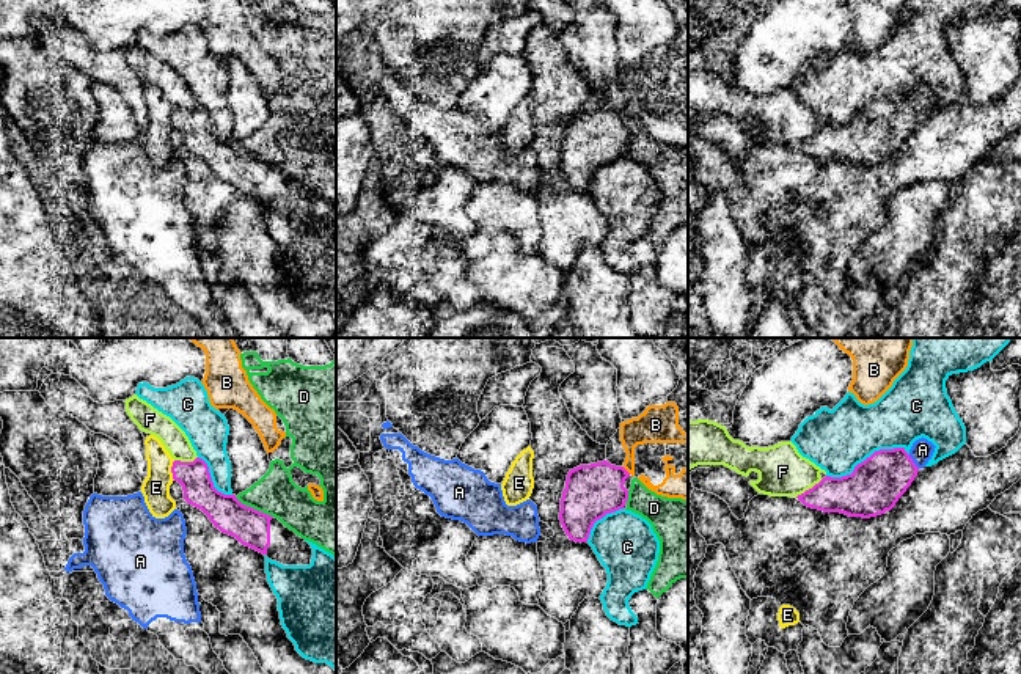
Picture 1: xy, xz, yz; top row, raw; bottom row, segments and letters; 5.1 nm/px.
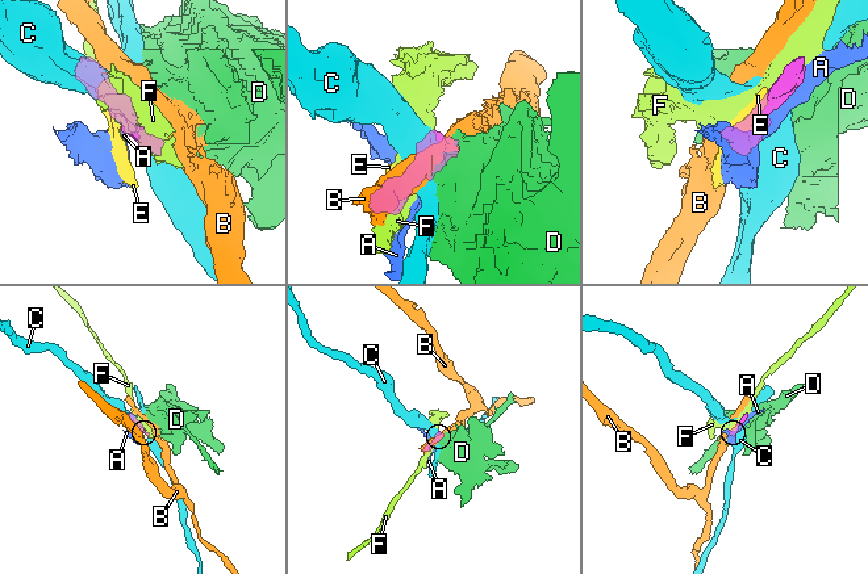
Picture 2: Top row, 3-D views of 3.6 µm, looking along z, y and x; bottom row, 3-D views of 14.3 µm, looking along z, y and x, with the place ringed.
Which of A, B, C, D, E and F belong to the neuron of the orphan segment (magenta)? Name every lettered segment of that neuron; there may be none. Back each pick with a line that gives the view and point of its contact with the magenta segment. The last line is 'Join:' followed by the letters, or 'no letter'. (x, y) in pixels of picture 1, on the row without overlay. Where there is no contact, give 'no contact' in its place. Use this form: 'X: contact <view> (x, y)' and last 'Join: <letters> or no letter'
Join: no letter

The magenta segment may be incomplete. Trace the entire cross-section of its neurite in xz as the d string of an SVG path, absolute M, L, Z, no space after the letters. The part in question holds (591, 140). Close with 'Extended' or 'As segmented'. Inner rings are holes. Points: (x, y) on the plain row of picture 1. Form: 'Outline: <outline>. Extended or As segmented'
Outline: M609 110L580 113L569 119L561 146L561 173L570 189L587 190L594 171L627 157L631 124Z. Extended

